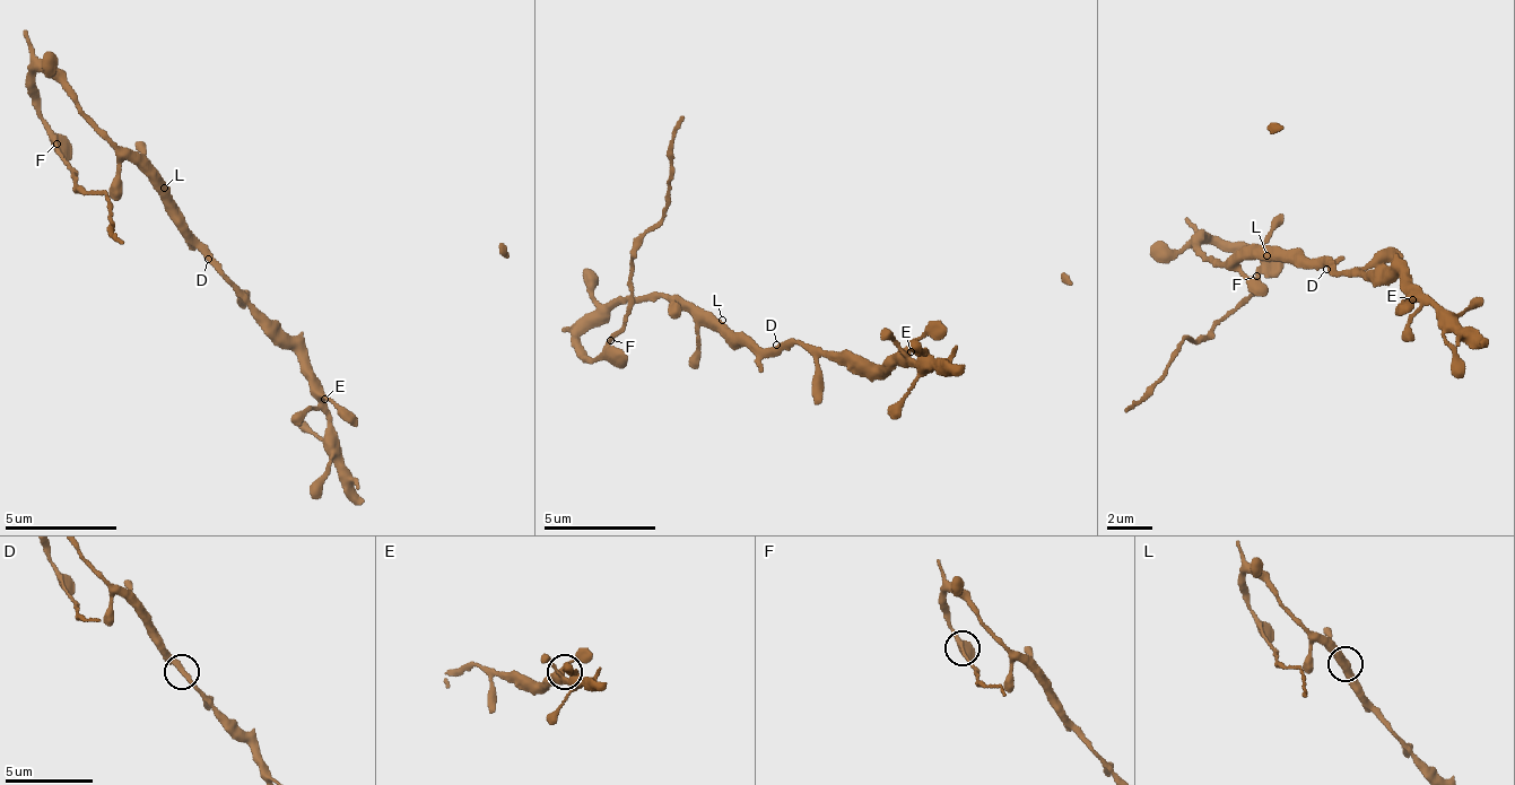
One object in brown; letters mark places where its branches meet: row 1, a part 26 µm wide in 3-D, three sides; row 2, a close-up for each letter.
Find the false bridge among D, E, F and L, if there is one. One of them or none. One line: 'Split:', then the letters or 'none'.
Split: F

